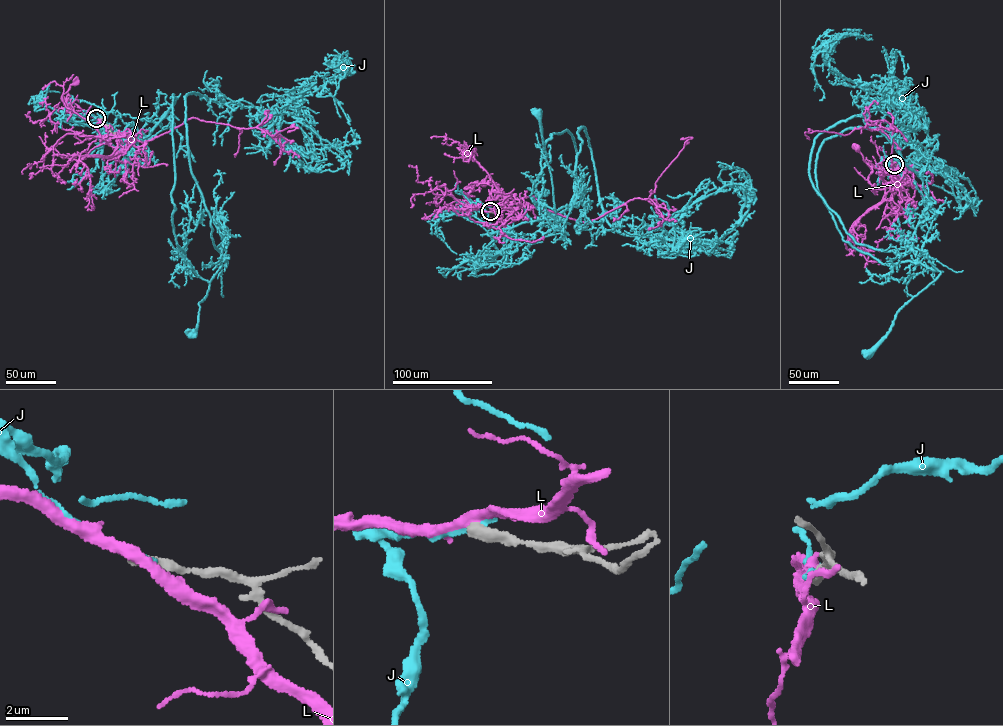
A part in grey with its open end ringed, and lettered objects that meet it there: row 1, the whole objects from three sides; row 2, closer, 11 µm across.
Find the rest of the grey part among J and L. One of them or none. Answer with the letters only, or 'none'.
none

